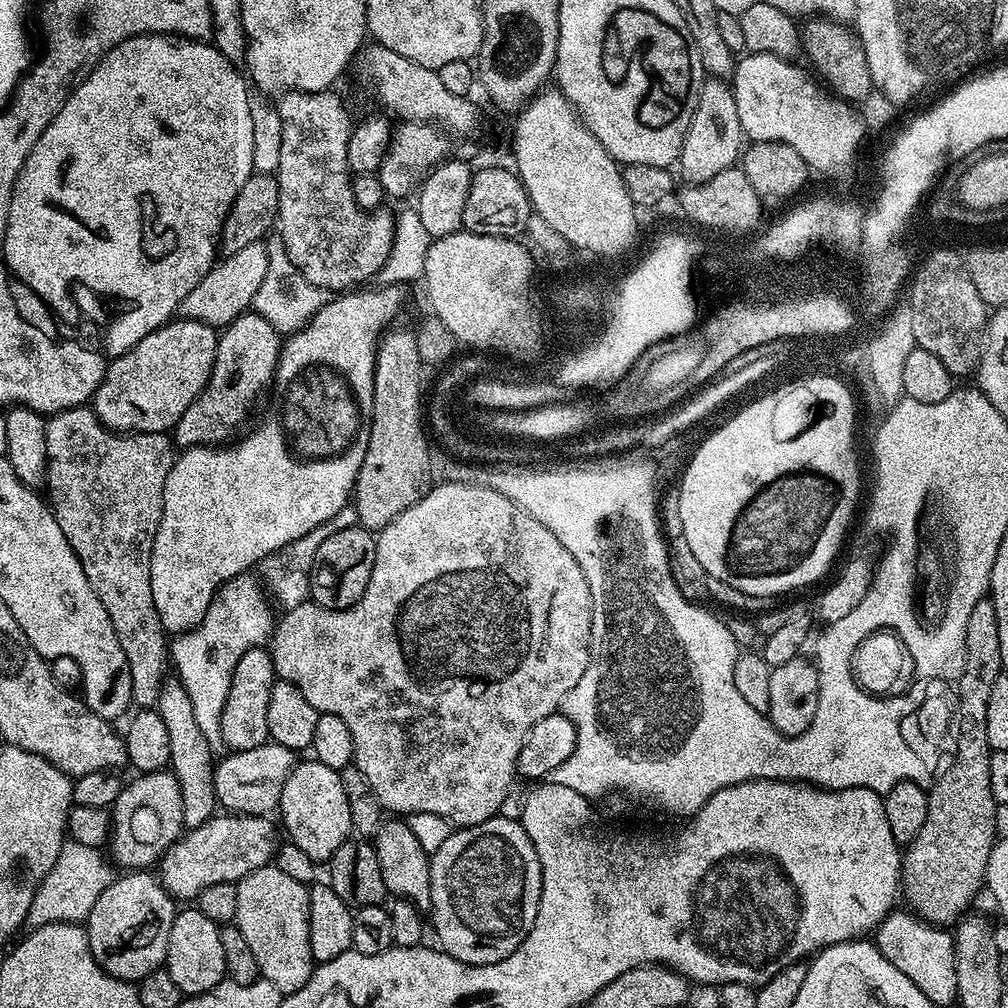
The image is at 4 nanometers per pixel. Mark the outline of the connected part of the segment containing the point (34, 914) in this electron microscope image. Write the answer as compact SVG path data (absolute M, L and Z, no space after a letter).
M71 838L65 839L60 856L43 882L36 887L36 893L30 902L27 923L32 928L41 928L43 924L87 921L90 910L94 910L94 902L98 902L98 894L102 894L102 890L106 890L106 886L110 886L114 879L113 865L107 860L108 865L100 855L101 849L82 846Z

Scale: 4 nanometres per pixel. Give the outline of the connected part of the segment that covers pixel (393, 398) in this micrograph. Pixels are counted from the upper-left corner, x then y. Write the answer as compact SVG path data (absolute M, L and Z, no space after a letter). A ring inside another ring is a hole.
M411 327L395 328L385 331L380 343L376 346L370 442L364 451L364 461L358 470L354 489L354 507L359 527L367 528L373 534L379 533L381 528L394 522L394 518L398 518L398 514L402 514L402 510L414 506L414 502L422 499L434 486L432 452L428 449L430 436L426 431L426 400L424 396L420 397L422 365L418 358L418 342L415 331Z

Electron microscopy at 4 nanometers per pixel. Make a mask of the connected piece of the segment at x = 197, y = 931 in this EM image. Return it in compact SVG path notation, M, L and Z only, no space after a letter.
M184 906L179 909L170 926L168 939L168 959L166 971L178 985L178 990L185 996L197 996L226 979L226 958L222 954L220 925L195 906Z

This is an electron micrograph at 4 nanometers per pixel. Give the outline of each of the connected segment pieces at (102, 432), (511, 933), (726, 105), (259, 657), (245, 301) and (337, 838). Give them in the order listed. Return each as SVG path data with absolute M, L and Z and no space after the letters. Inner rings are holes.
M88 406L55 413L44 429L48 459L46 496L52 513L58 526L62 526L62 534L66 534L66 542L70 542L82 562L82 570L86 570L86 582L94 586L98 602L102 602L110 622L114 622L114 634L118 634L122 654L126 654L126 666L130 666L131 703L140 710L155 709L166 678L164 666L170 662L170 640L158 618L154 594L150 594L150 554L162 518L166 474L172 469L173 441L162 432L113 432Z
M502 814L491 816L481 824L455 829L436 852L431 853L432 911L430 924L436 927L439 947L458 962L493 964L502 962L530 934L538 914L542 874L538 854L519 819L508 820Z
M724 78L705 79L704 85L698 90L698 106L694 106L694 118L690 118L680 151L678 169L683 183L691 186L710 182L710 178L722 174L722 170L733 167L741 159L745 144L746 137L739 124L731 83Z
M267 647L251 648L238 658L234 674L230 678L230 694L226 694L226 706L222 706L220 744L228 747L229 753L254 750L254 746L269 743L266 714L270 707L270 690L277 682L272 665L272 654Z
M264 242L251 244L225 255L212 265L206 278L202 278L202 282L198 282L198 286L194 286L194 290L190 290L186 298L182 298L179 315L185 320L202 322L217 330L227 328L230 322L234 322L243 312L251 309L254 294L258 294L258 286L262 286L262 278L266 278L267 265L268 246Z
M314 758L297 763L296 769L282 786L282 798L278 816L284 819L287 839L311 860L326 862L353 835L350 822L350 805L346 802L346 790L342 790L340 772L330 766L322 766Z

